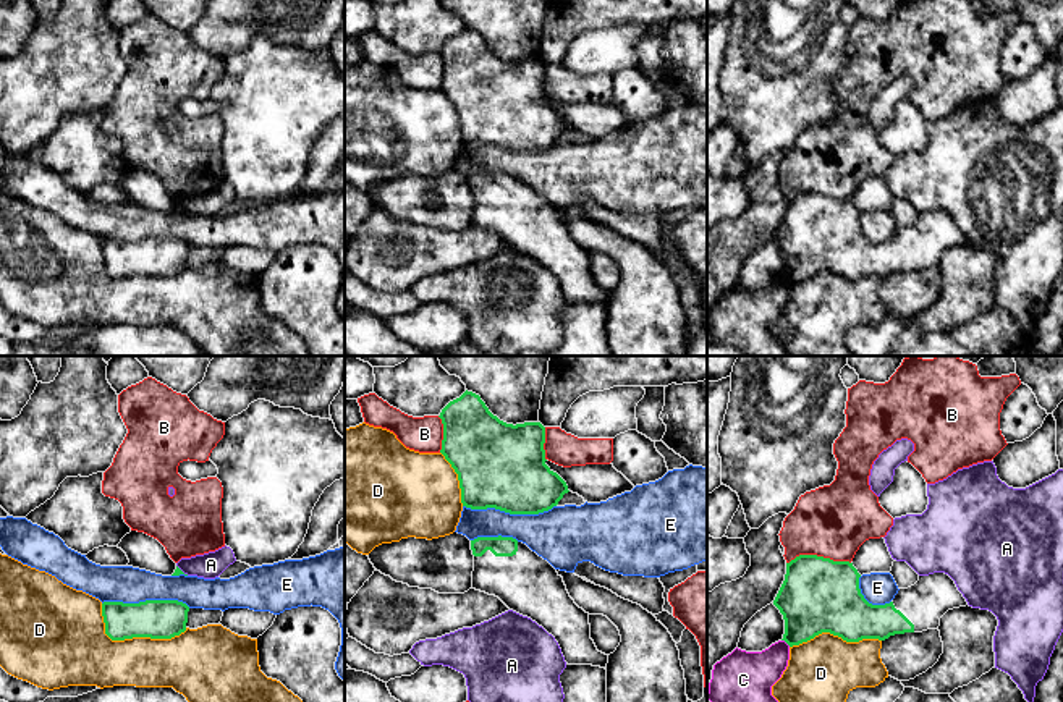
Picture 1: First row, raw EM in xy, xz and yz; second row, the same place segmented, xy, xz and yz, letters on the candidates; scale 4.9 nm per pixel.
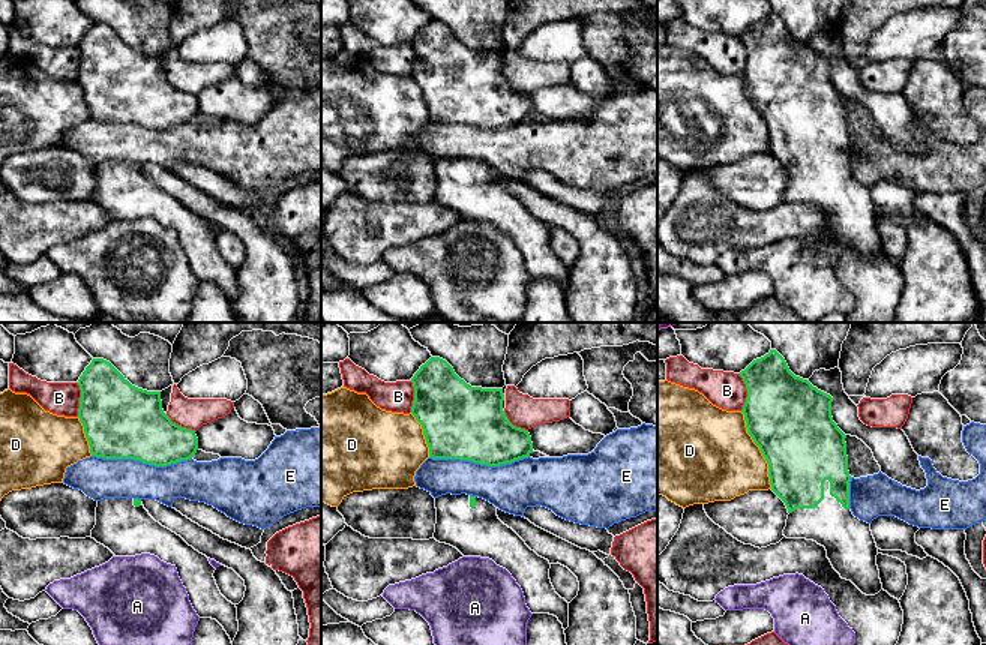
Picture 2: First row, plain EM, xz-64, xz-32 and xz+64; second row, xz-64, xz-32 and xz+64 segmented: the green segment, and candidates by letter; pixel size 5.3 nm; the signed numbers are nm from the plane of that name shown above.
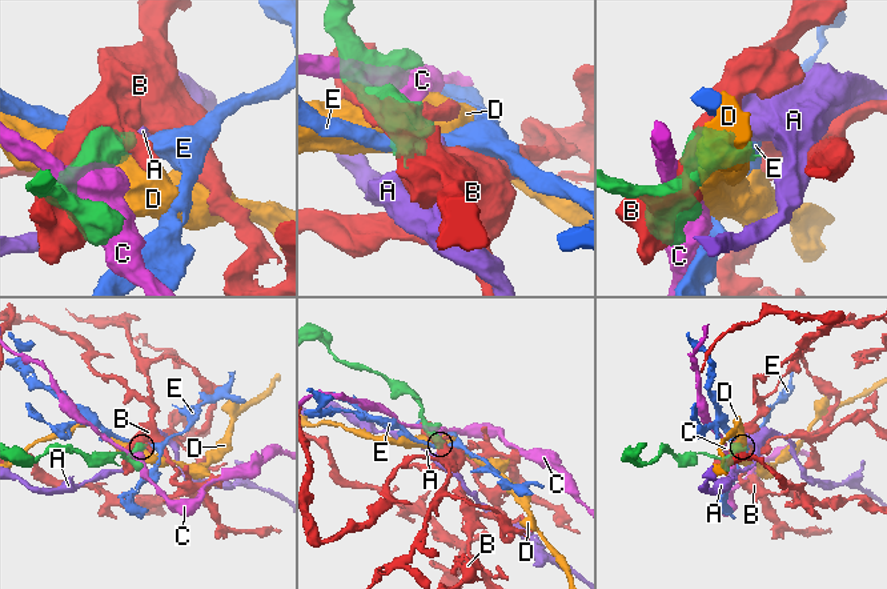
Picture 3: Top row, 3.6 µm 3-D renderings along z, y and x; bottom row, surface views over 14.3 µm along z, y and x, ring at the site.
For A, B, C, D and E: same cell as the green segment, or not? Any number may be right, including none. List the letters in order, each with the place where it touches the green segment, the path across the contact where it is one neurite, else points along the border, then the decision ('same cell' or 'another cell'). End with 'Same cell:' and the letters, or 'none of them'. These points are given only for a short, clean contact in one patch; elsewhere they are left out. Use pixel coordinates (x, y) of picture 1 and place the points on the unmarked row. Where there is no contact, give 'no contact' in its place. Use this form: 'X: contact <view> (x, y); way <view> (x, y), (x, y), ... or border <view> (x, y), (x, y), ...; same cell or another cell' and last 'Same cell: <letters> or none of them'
A: contact xy (182, 209); border xy (177, 202), (188, 212); another cell
B: contact yz (817, 194); another cell
C: contact yz (787, 280); another cell
D: contact xy (131, 275); another cell
E: contact xz (510, 151); another cell
Same cell: none of them

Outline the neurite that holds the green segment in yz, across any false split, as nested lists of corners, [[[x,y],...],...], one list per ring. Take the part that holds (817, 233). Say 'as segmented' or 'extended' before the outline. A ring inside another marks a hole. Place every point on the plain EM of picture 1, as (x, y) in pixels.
extended; [[[799,192],[786,201],[785,218],[773,238],[785,257],[781,278],[793,285],[822,270],[830,270],[846,280],[885,278],[895,272],[938,267],[940,256],[948,247],[968,243],[955,218],[945,210],[919,214],[914,223],[900,226],[895,236],[885,243],[872,243],[864,236],[859,215],[861,212],[853,201],[833,199],[817,192]]]

